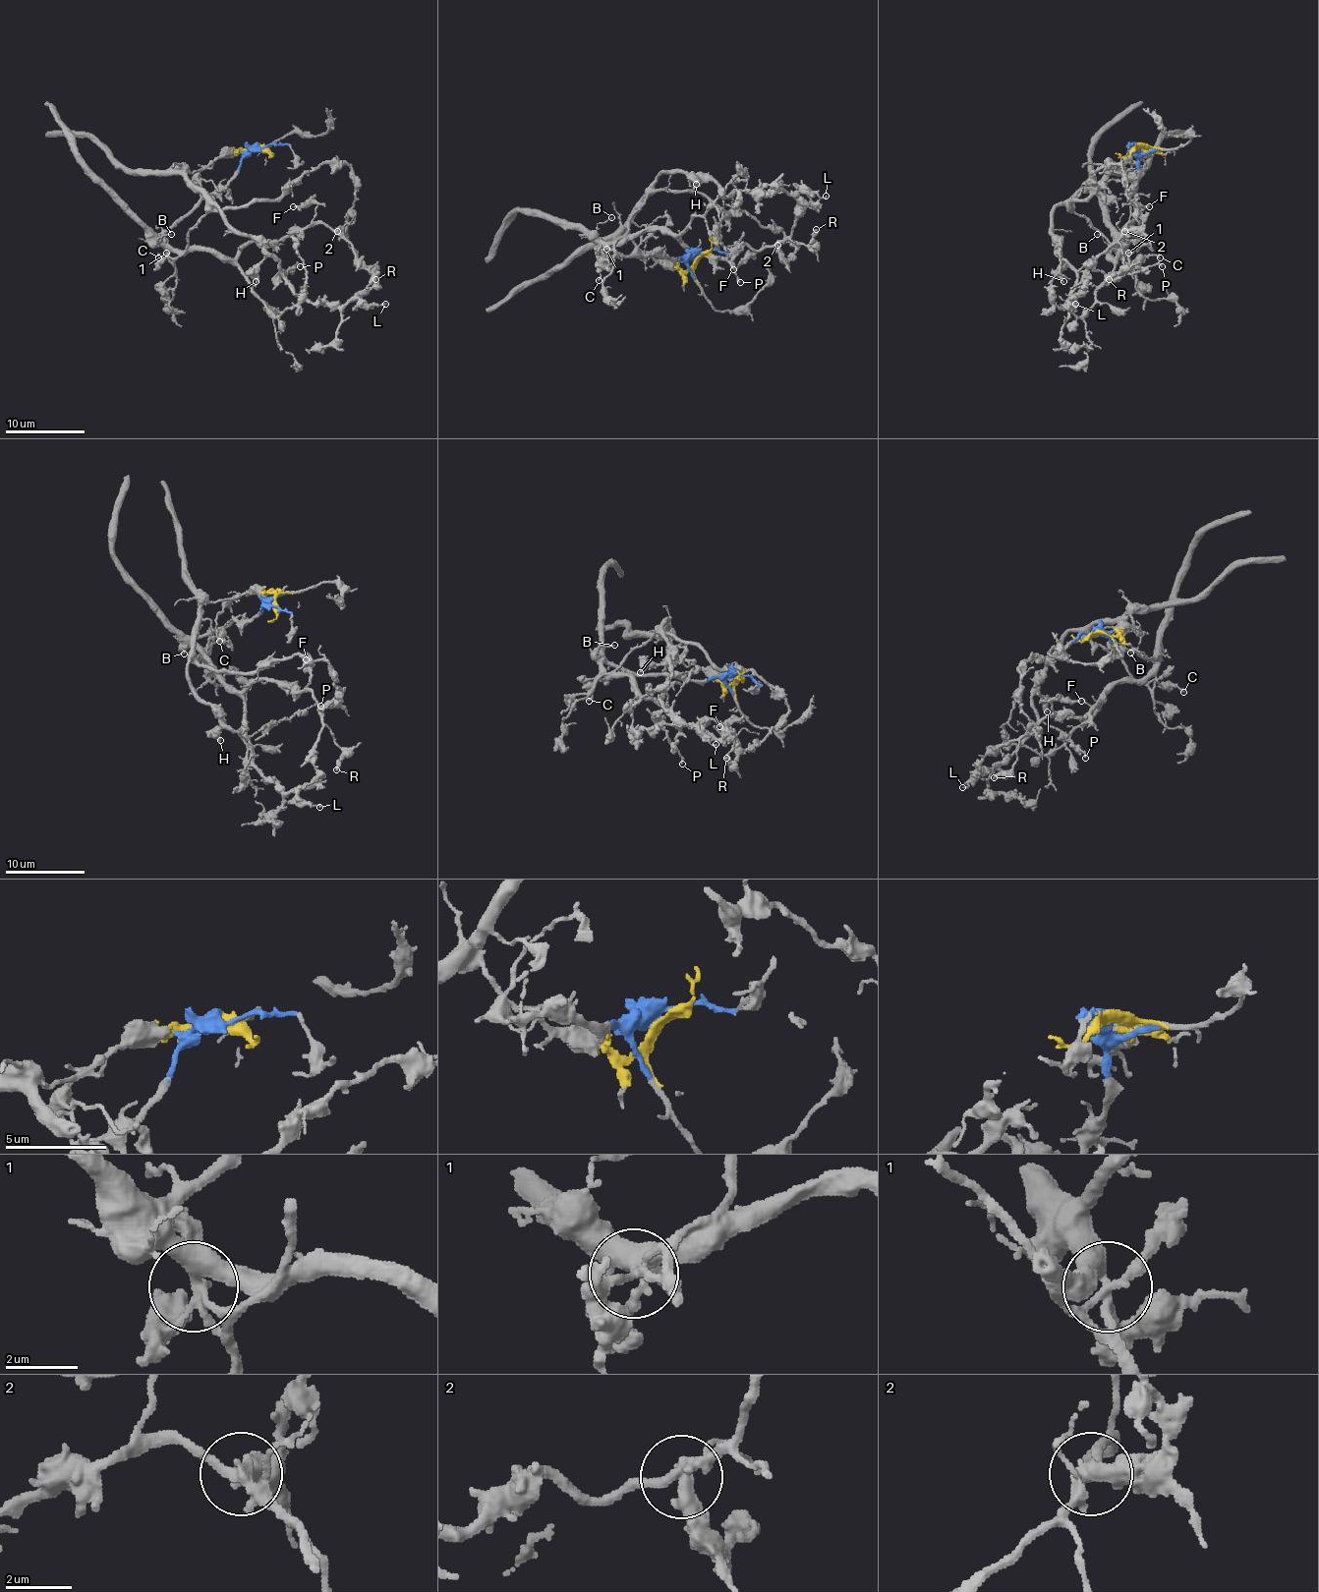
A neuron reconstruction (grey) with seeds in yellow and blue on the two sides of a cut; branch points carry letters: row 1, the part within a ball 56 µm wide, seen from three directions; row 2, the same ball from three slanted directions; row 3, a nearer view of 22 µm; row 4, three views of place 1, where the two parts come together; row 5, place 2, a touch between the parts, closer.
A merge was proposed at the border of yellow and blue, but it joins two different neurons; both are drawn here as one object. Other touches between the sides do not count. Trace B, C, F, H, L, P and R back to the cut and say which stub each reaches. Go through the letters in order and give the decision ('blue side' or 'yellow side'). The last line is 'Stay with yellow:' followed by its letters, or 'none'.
B: blue side
C: blue side
F: blue side
H: yellow side
L: yellow side
P: yellow side
R: blue side
Stay with yellow: H, L, P

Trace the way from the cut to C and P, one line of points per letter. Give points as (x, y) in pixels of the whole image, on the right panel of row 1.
C: (1134, 145), (1138, 184), (1134, 224), (1124, 238), (1128, 255), (1132, 261), (1150, 255), (1160, 257)
P: (1136, 145), (1150, 152), (1126, 170), (1080, 188), (1053, 214), (1055, 250), (1080, 272), (1124, 276), (1163, 265)

